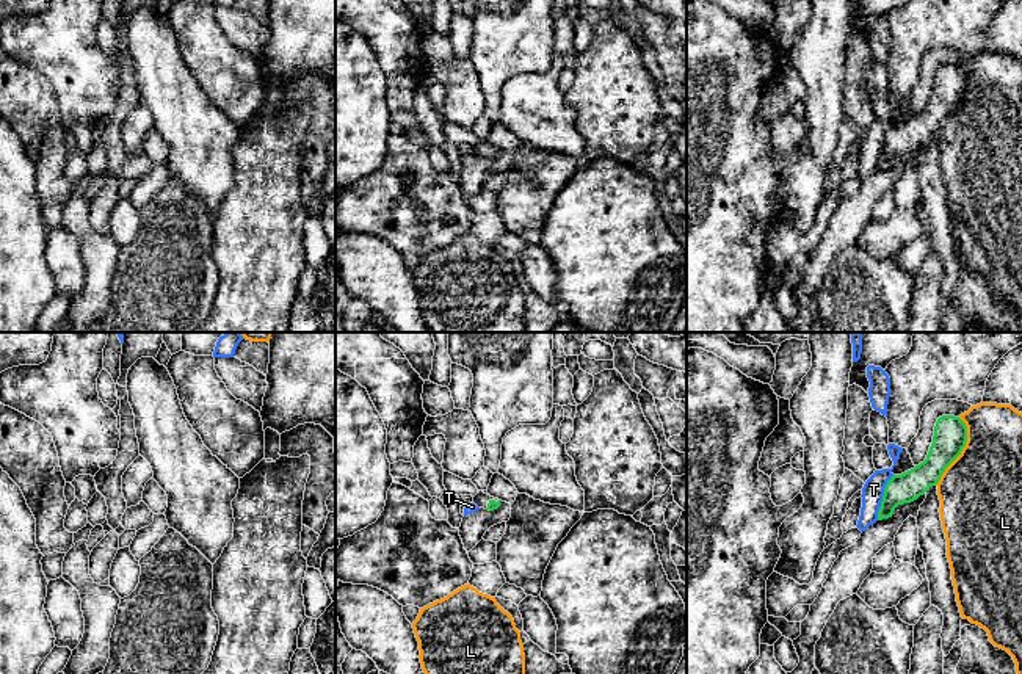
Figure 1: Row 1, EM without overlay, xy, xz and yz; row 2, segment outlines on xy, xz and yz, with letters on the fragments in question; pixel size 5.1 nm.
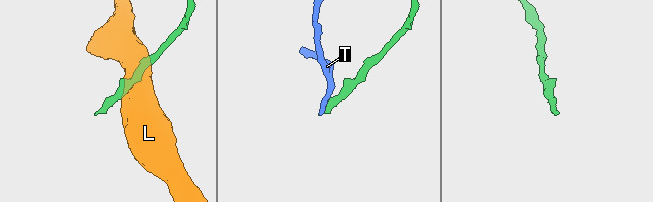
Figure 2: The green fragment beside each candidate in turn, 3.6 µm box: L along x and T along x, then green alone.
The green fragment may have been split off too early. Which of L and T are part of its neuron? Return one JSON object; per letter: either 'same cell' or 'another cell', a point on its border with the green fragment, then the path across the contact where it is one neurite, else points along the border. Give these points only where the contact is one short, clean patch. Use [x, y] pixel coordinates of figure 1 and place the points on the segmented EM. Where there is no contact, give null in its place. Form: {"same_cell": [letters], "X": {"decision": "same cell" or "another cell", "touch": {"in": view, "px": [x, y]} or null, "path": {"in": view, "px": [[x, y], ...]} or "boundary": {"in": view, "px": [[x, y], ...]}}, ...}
{"same_cell": [], "L": {"decision": "another cell", "touch": {"in": "yz", "px": [961, 450]}}, "T": {"decision": "another cell", "touch": {"in": "yz", "px": [883, 497]}, "boundary": {"in": "yz", "px": [[894, 475], [884, 488], [877, 519]]}}}

